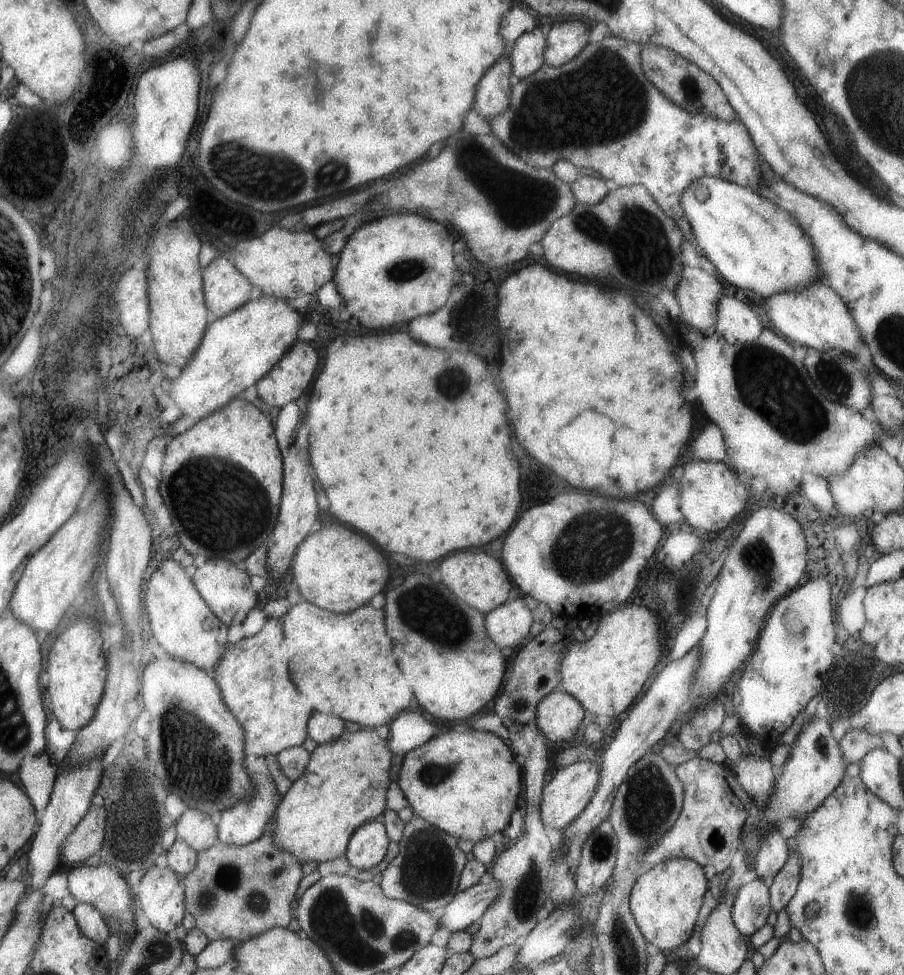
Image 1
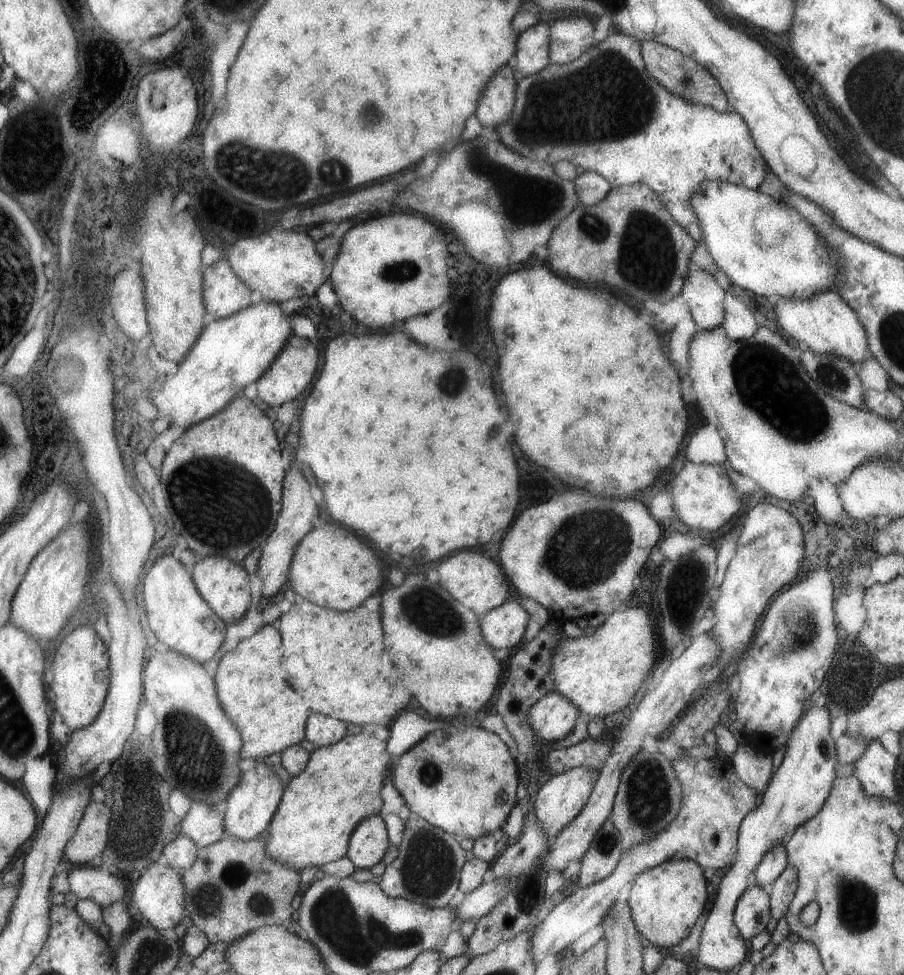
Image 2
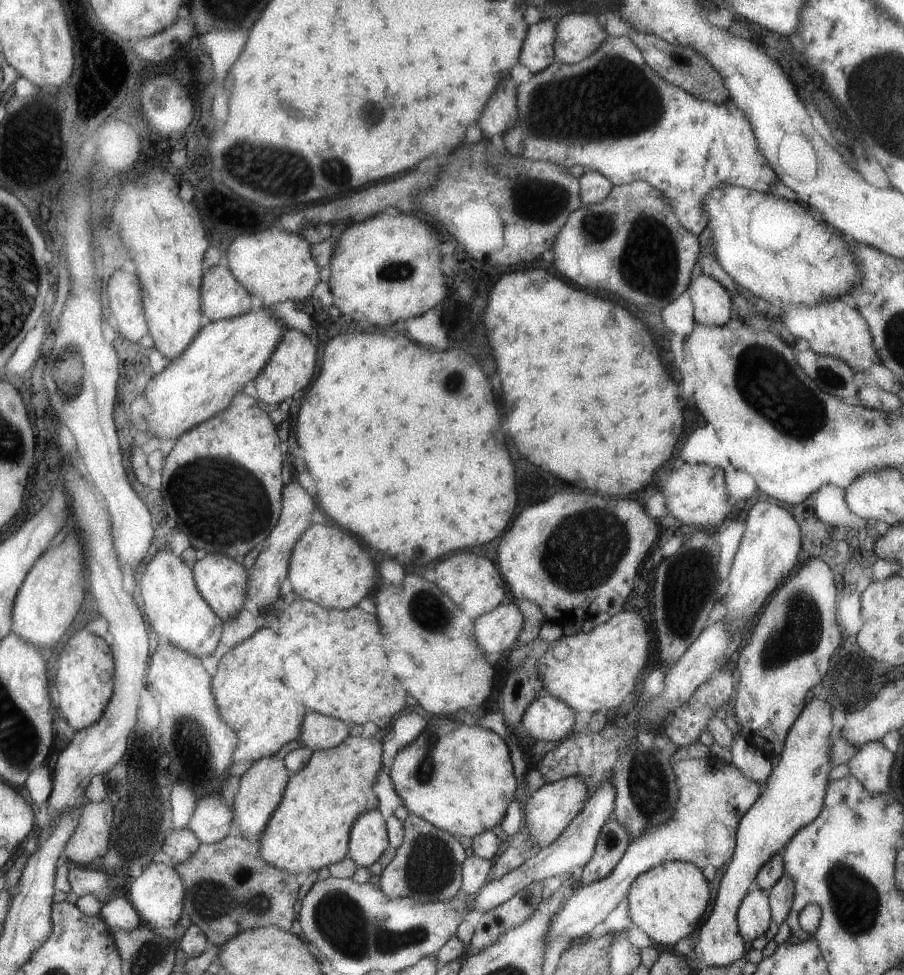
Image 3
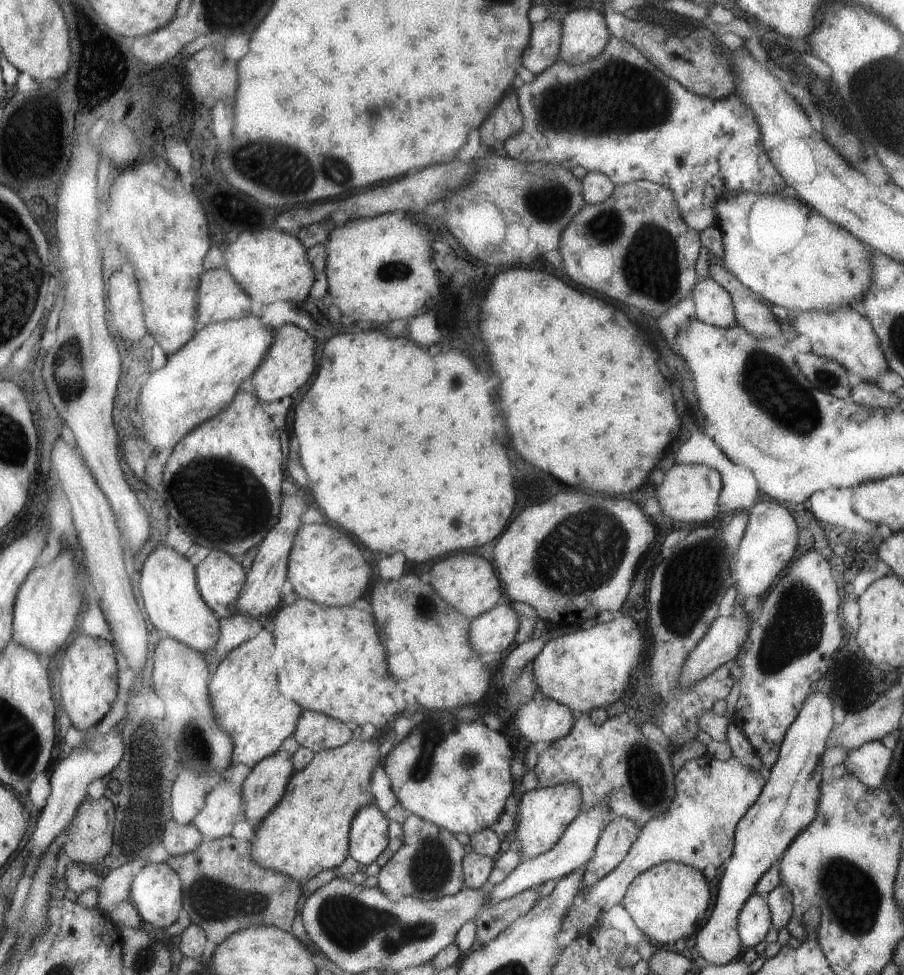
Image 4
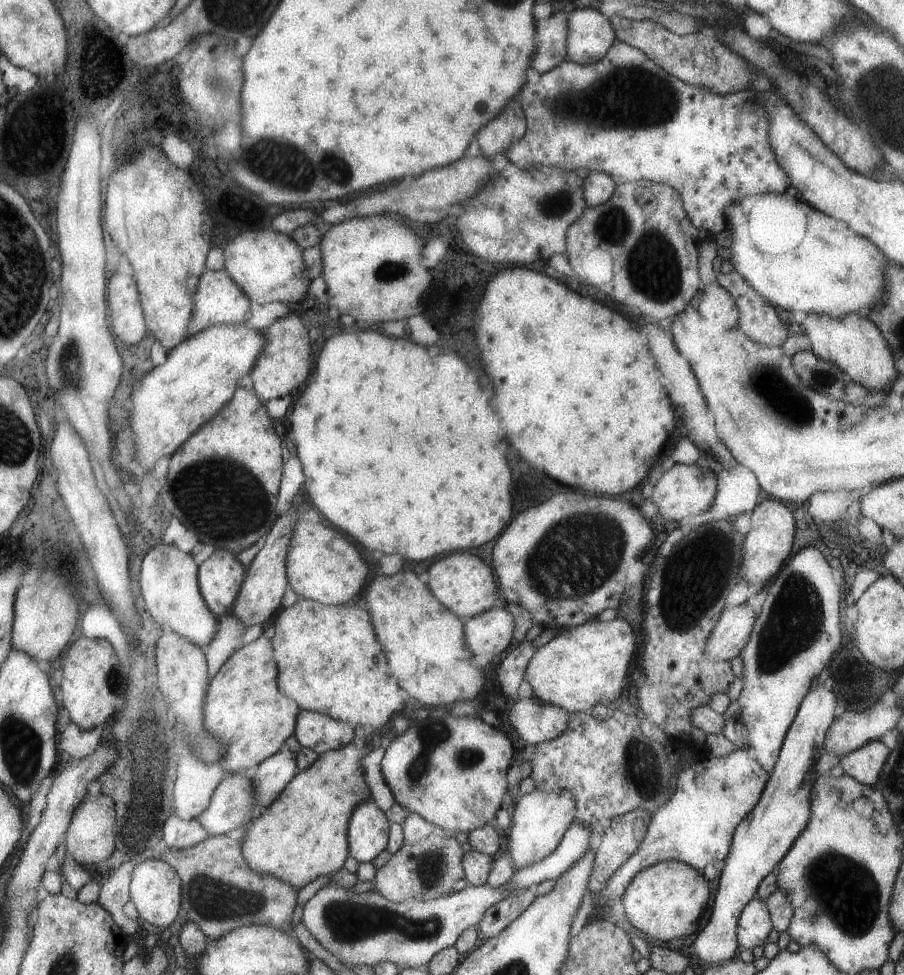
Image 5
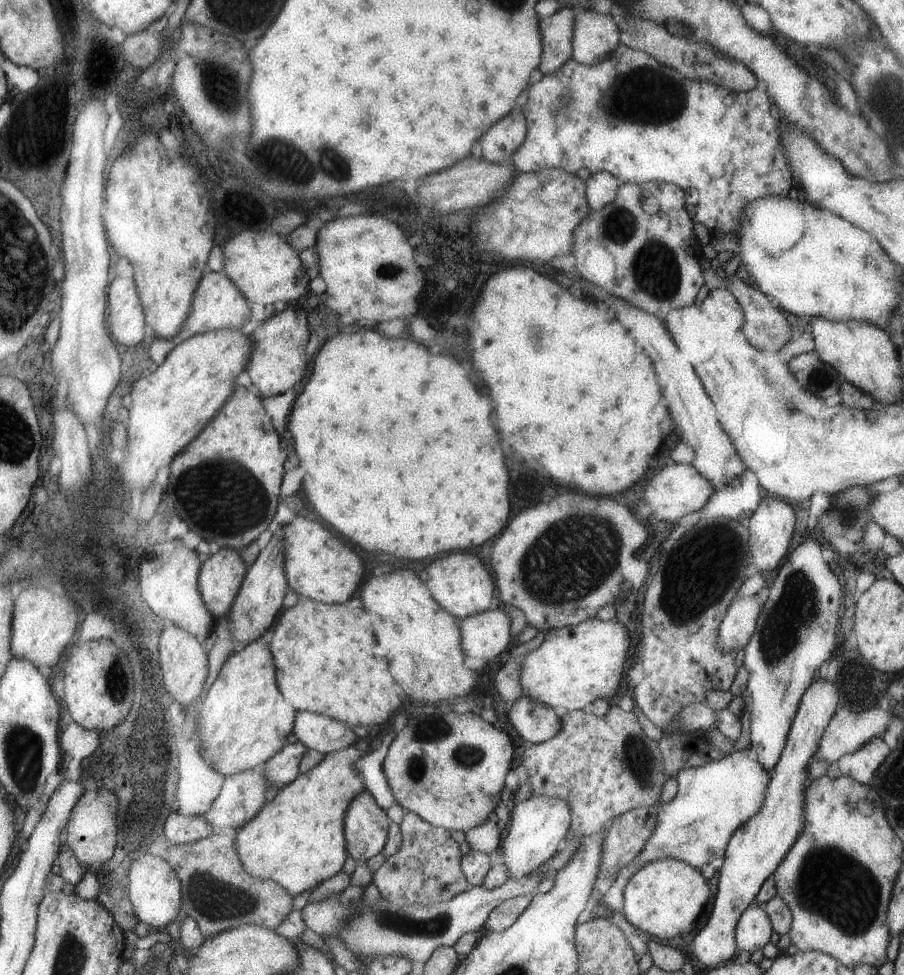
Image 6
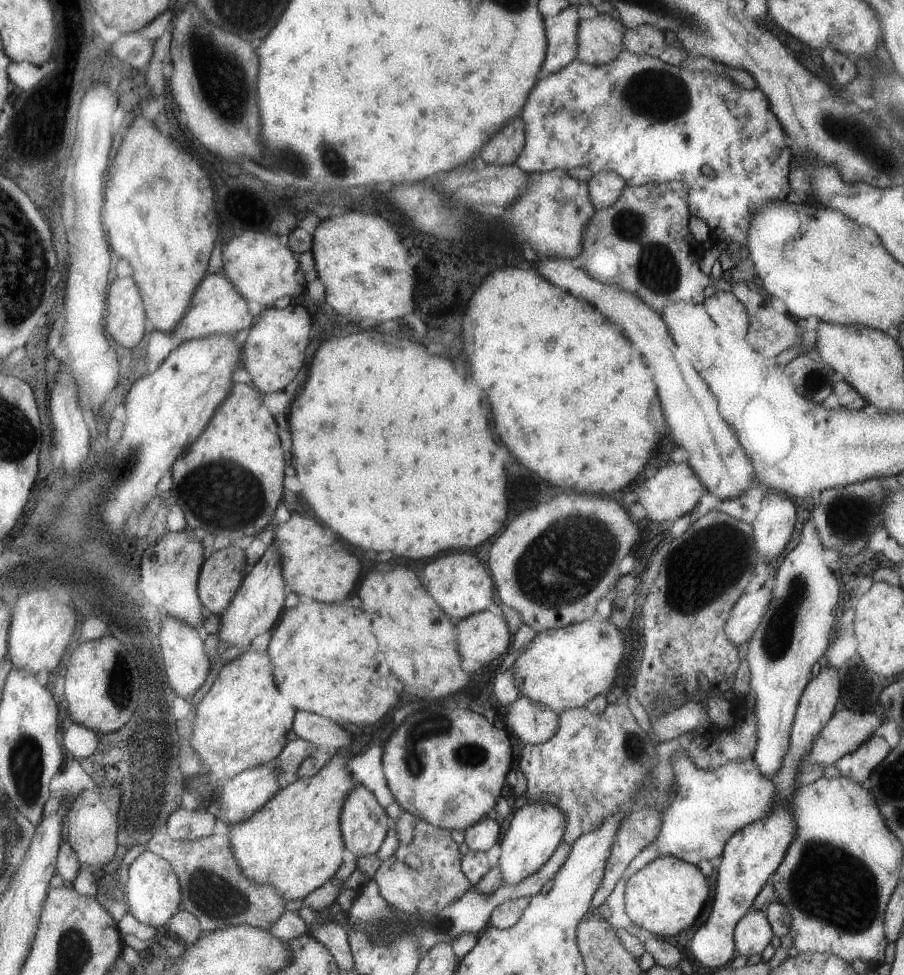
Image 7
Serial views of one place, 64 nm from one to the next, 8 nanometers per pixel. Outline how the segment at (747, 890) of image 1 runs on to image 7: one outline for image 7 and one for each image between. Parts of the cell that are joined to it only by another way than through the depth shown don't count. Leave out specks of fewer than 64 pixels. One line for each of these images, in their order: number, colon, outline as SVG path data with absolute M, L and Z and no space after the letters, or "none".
2: M763 886L747 888L741 894L741 898L737 902L737 908L733 912L735 926L739 928L739 932L745 940L749 940L749 938L757 936L759 932L763 932L769 916L771 916L769 892Z
3: M751 890L737 912L737 926L739 926L739 936L743 938L745 944L763 938L765 930L769 928L771 922L771 908L769 908L769 898L767 892L763 890Z
4: M751 894L737 918L737 932L741 938L741 946L743 948L757 946L759 942L763 942L769 928L773 928L773 924L771 924L771 910L767 906L765 896Z
5: M751 900L737 922L737 942L739 950L755 950L767 944L767 936L773 930L771 916L763 900Z
6: M759 904L747 906L743 916L737 922L735 928L735 944L739 952L753 954L755 950L763 950L763 946L769 942L769 936L773 932L771 920L763 912Z
7: M749 910L735 926L735 948L741 956L761 956L763 948L769 944L773 936L771 924L767 922L763 912Z

